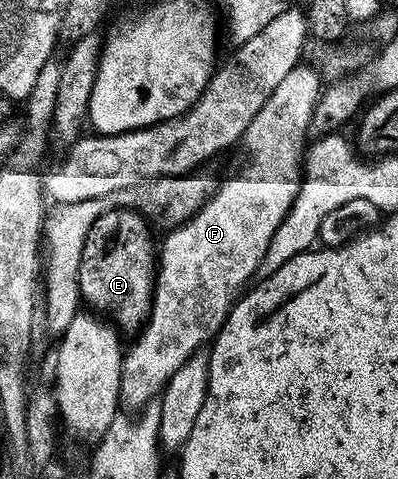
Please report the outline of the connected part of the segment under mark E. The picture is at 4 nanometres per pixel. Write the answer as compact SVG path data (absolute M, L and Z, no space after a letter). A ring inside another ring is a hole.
M118 207L95 219L79 259L82 302L98 314L110 313L112 324L122 334L130 335L136 334L149 317L159 260L144 219L134 211L131 207Z

